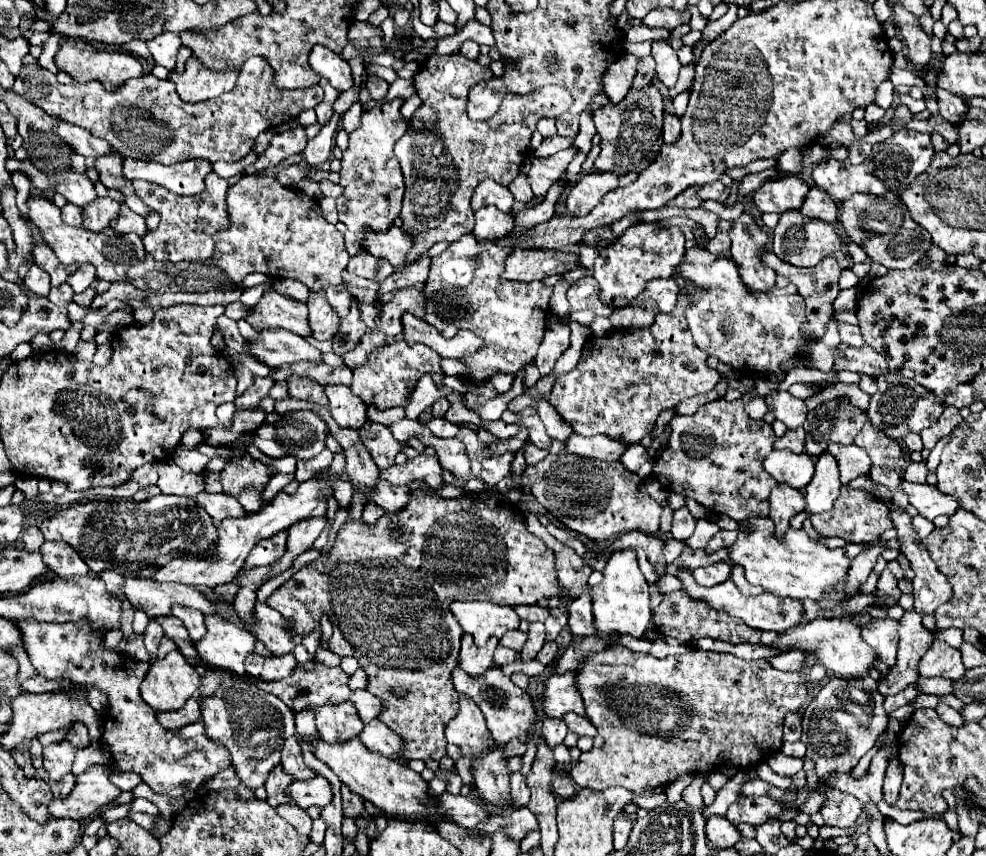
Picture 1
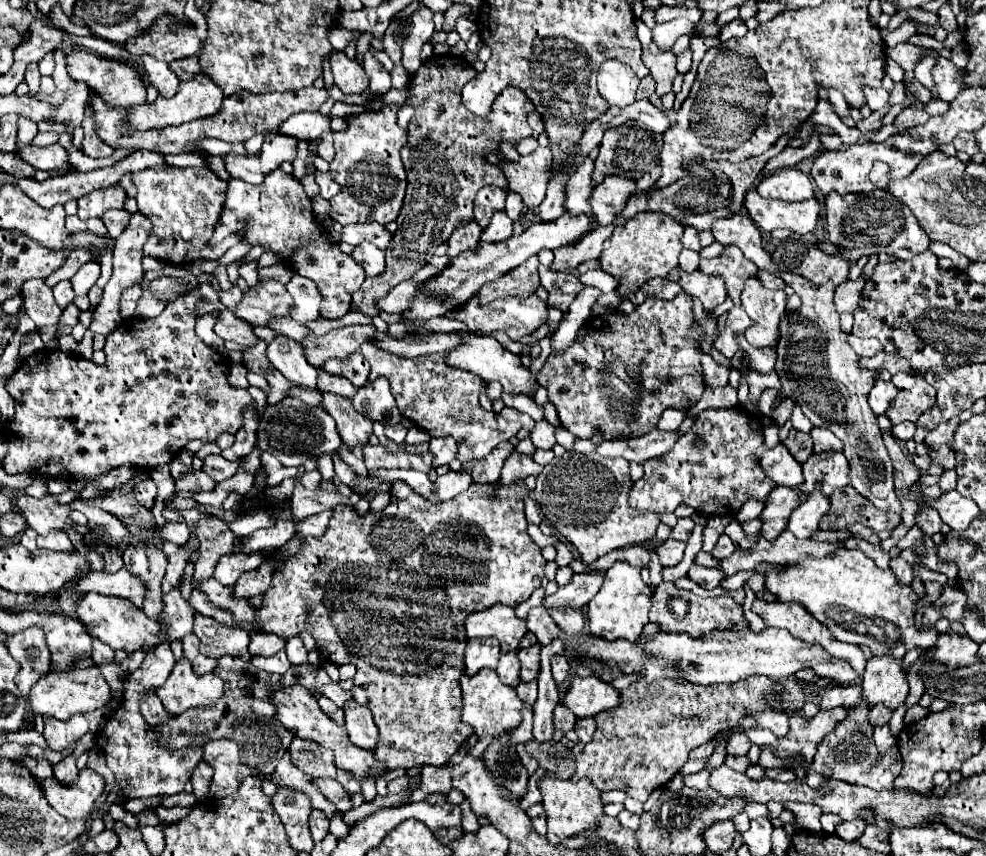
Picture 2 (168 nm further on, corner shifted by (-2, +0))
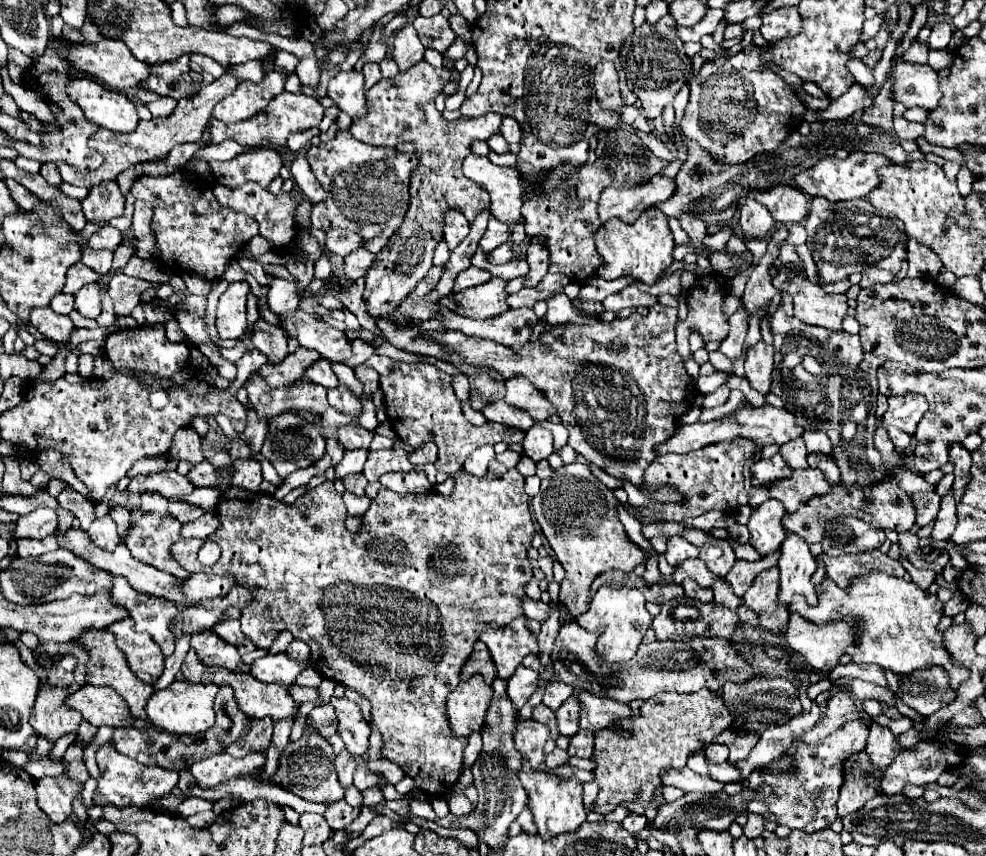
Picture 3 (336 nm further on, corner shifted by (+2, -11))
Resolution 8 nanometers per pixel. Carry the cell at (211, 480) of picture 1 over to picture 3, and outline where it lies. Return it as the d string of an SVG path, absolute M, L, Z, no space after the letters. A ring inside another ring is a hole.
M200 461L188 471L186 477L188 477L188 481L192 481L194 487L212 487L212 485L216 485L218 473L208 461Z

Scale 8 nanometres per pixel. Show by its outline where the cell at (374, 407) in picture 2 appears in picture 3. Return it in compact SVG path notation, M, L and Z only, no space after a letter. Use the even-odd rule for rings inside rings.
M358 365L354 369L354 375L364 385L364 395L370 395L374 389L378 389L378 373L368 365Z

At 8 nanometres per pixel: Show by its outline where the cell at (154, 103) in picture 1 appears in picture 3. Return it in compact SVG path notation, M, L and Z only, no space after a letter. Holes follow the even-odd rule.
M278 95L264 111L260 111L258 115L254 115L254 119L240 123L242 131L238 129L238 143L240 145L248 145L248 147L268 147L268 149L282 149L286 147L288 135L294 131L306 131L312 127L318 127L324 115L324 107L314 99L314 97L306 97L306 95Z

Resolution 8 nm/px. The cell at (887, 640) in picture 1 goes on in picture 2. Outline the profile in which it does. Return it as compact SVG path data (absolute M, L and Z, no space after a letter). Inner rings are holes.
M838 548L832 554L816 558L806 554L798 564L786 564L782 570L764 574L766 590L782 602L800 602L806 610L826 624L834 638L856 646L868 644L874 656L892 654L902 658L908 650L933 648L938 638L936 628L916 628L914 602L920 598L910 586L900 586L892 570L882 570L860 550ZM832 616L840 616L836 622Z

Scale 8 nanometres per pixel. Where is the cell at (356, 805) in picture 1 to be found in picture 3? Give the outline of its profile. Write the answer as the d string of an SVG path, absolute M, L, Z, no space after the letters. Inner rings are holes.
M344 749L344 751L340 751L340 753L336 755L334 765L336 765L338 781L342 783L342 787L344 787L344 789L350 787L350 785L352 785L352 775L354 775L354 771L356 771L356 761L354 761L354 757Z

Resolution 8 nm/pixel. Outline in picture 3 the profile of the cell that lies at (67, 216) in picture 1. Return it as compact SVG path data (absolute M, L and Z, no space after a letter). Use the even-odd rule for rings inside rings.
M86 247L84 255L82 255L82 261L86 265L90 265L96 273L100 275L108 275L112 271L112 253L110 251L96 251L92 247Z

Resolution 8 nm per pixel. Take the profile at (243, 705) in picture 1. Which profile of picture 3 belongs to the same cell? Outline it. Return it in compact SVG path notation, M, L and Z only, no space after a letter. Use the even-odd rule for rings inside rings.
M248 755L244 759L228 759L228 757L208 757L190 767L196 783L202 789L212 789L218 783L230 781L236 775L258 775L262 765L266 763L266 755Z

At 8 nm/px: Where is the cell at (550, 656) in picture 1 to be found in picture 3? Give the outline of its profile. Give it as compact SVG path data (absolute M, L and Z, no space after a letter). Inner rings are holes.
M556 681L556 683L552 683L552 685L548 687L542 703L544 703L546 707L550 707L552 711L556 711L570 695L572 695L572 687L566 685L566 683L562 683L562 681Z

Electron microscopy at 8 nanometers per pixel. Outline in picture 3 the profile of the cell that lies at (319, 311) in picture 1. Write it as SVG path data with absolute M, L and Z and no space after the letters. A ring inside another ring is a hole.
M274 277L268 283L268 305L274 313L286 313L286 309L296 309L298 307L298 295L296 295L296 285L284 279Z

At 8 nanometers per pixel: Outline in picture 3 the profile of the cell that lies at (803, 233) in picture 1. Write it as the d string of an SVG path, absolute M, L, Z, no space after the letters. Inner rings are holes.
M780 271L772 285L794 299L794 317L806 325L818 325L830 331L842 331L846 317L846 295L826 295L822 285L814 285L802 273Z

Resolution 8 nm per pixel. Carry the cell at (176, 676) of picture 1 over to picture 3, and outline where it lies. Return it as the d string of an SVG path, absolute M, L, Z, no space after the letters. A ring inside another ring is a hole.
M174 681L170 683L166 689L154 693L150 699L148 699L148 705L146 705L146 715L150 719L152 725L156 727L162 727L170 733L188 733L188 735L196 735L196 733L202 733L206 729L210 729L214 725L214 697L218 693L218 687L214 683L198 683L198 685L192 685L188 681Z

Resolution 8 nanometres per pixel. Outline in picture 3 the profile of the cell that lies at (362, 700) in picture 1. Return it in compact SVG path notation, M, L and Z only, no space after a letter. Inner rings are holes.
M292 685L288 689L290 697L296 701L296 703L304 703L304 701L316 701L318 699L318 691L316 689L310 689L310 687L300 687L300 685Z

